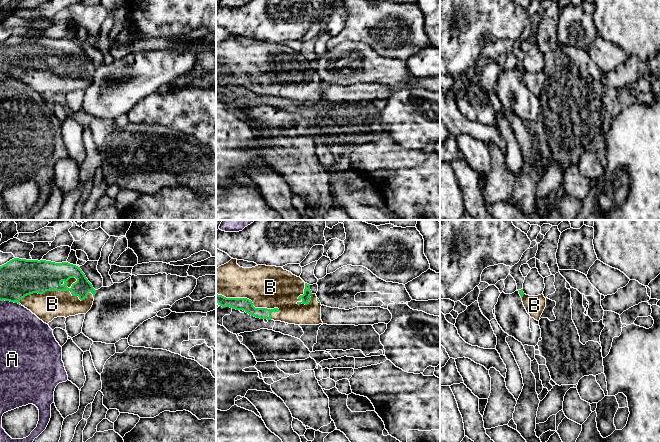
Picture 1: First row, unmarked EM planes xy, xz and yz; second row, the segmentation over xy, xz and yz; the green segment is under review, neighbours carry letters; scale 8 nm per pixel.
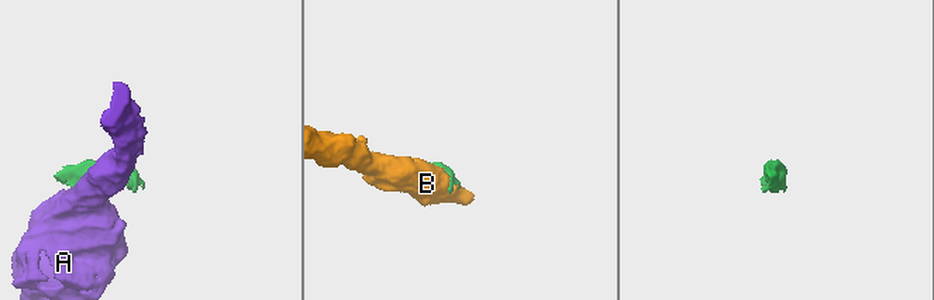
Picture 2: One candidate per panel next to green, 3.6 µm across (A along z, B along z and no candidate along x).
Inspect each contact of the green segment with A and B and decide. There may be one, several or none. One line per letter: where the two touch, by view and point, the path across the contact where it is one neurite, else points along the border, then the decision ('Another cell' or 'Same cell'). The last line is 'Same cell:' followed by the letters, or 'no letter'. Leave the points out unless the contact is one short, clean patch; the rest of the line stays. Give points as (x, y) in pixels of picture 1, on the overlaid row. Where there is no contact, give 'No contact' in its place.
A: Touches green at xy (10, 301). Boundary: xy (0, 300), (9, 300), (20, 305). Another cell
B: Touches green at xy (56, 290). Same cell
Same cell: B

